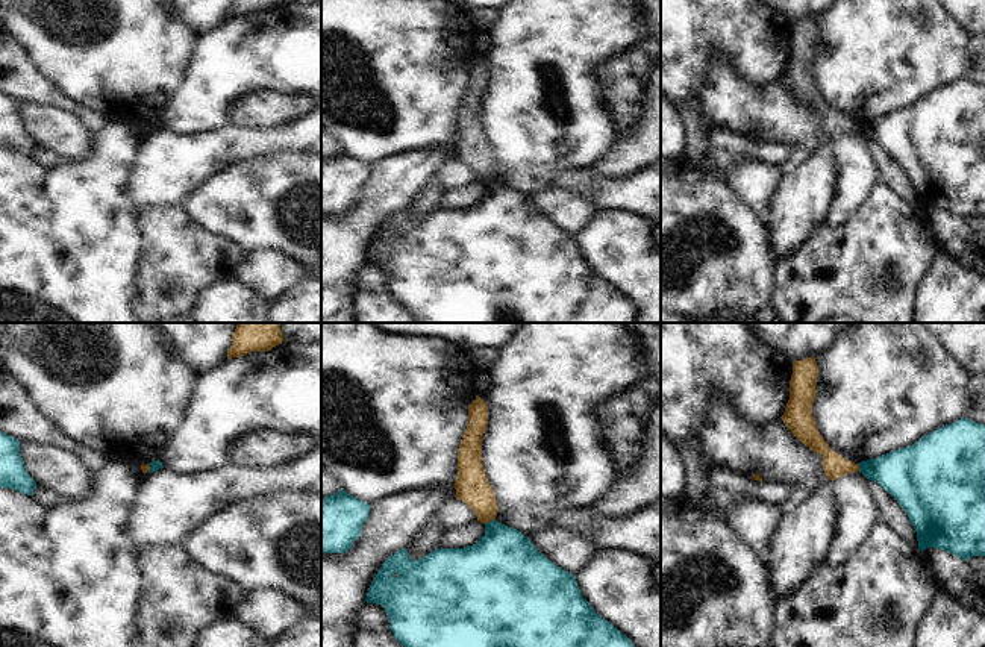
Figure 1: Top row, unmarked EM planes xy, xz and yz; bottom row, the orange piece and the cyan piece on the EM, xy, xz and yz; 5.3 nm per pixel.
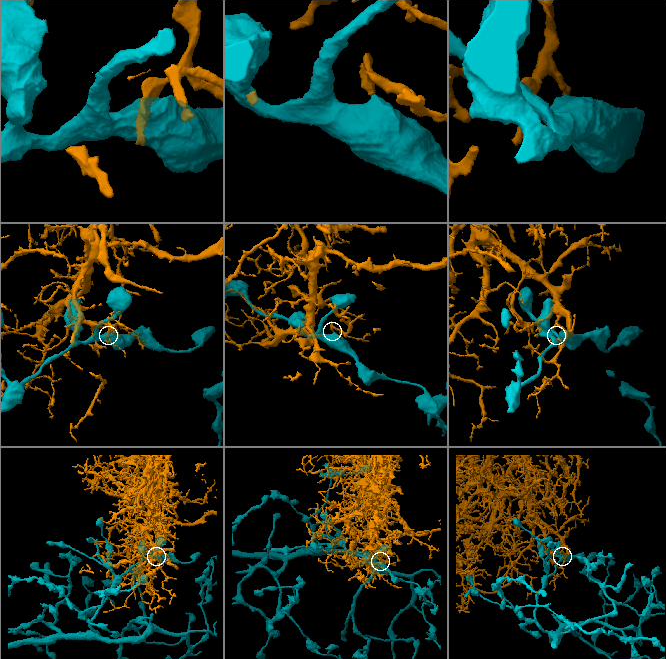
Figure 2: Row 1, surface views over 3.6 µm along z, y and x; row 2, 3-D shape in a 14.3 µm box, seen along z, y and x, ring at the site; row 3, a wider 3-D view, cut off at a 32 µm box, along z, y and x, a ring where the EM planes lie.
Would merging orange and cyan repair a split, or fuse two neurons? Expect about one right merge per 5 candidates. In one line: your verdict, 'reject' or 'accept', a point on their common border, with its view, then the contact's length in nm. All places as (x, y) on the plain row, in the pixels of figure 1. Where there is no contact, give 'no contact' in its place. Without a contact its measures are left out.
reject | xz (490, 181) | 70 nm

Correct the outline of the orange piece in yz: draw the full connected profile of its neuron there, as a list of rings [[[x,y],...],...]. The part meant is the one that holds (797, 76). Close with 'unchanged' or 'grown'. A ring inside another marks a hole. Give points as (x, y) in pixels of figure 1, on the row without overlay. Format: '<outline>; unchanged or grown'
[[[815,18],[793,23],[790,61],[780,79],[800,103],[823,117],[821,126],[824,135],[827,139],[835,141],[847,133],[858,133],[859,124],[846,121],[841,115],[833,112],[817,89],[812,76],[812,65],[817,58],[817,38],[818,26]]]; unchanged

